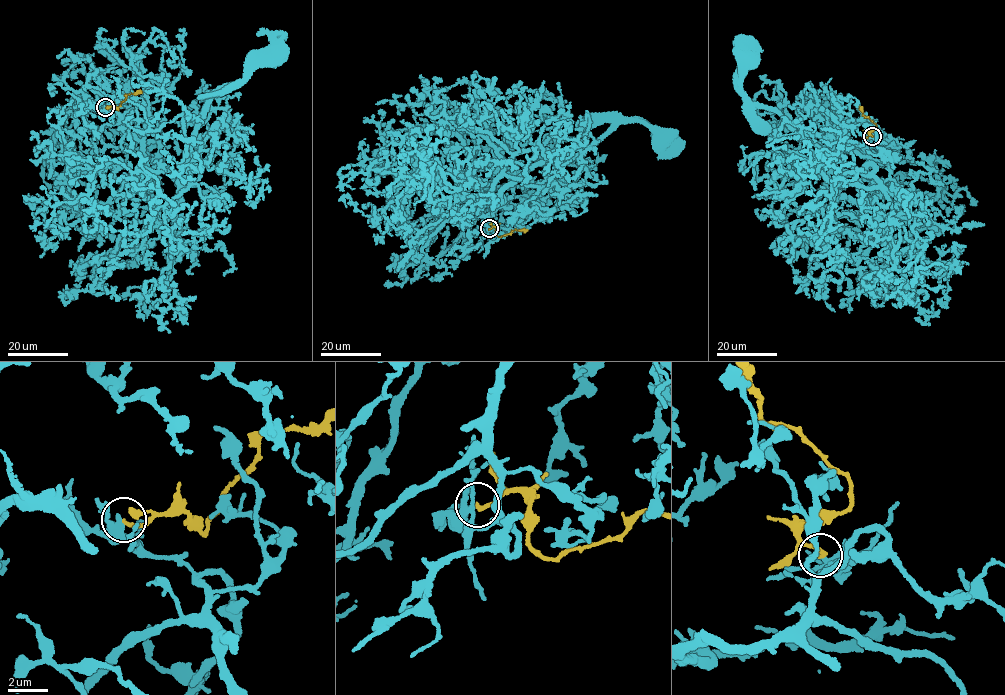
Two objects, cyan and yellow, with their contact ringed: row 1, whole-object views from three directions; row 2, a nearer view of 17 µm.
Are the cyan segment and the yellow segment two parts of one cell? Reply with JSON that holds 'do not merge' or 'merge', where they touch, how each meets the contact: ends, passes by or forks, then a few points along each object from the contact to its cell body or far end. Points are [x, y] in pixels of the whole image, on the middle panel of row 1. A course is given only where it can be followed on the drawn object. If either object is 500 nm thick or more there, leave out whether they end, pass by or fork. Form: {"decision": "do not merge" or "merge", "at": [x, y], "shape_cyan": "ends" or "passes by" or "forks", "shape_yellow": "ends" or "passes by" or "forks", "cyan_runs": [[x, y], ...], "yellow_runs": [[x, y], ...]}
{"decision": "do not merge", "at": [489, 228], "shape_cyan": "forks", "shape_yellow": "ends", "cyan_runs": [[488, 229], [495, 205], [509, 208], [502, 191], [528, 168], [623, 121], [644, 123], [656, 140]], "yellow_runs": [[489, 229], [496, 227], [499, 237], [513, 230], [527, 231]]}

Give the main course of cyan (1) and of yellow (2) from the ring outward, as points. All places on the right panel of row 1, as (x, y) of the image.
1: (872, 136), (869, 146), (852, 145), (867, 149), (874, 171), (833, 160), (748, 101), (740, 79), (749, 62)
2: (872, 136), (868, 133), (876, 125), (863, 116), (861, 106)

